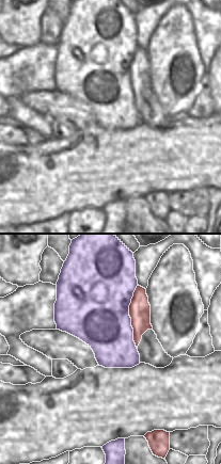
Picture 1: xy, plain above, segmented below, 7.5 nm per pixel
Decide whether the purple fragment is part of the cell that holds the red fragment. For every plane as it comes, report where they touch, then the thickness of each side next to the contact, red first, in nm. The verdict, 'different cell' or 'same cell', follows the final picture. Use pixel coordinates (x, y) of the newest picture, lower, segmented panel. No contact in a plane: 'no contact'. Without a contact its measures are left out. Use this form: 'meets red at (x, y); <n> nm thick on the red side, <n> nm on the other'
meets red at (129, 315); 160 nm thick on the red side, 480 nm on the other

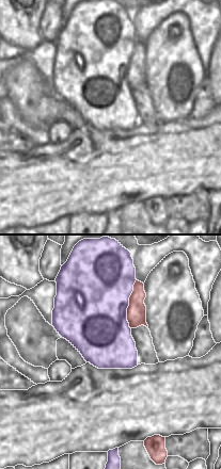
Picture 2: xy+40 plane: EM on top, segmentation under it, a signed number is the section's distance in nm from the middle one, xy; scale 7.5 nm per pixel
meets red at (129, 304); 140 nm thick on the red side, 480 nm on the other

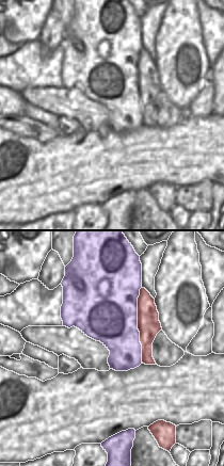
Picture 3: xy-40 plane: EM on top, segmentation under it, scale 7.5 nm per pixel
meets red at (138, 324); 170 nm thick on the red side, 440 nm on the other

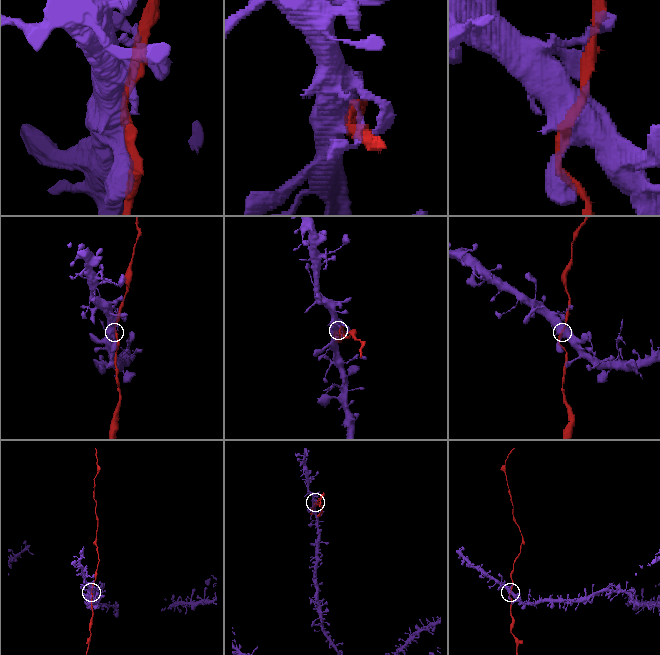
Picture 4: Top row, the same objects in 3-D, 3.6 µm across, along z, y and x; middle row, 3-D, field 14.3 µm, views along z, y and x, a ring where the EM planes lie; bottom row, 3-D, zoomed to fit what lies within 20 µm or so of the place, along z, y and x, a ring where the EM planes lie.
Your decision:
different cell

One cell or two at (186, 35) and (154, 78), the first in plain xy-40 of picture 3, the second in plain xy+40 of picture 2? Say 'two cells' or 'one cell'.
one cell

